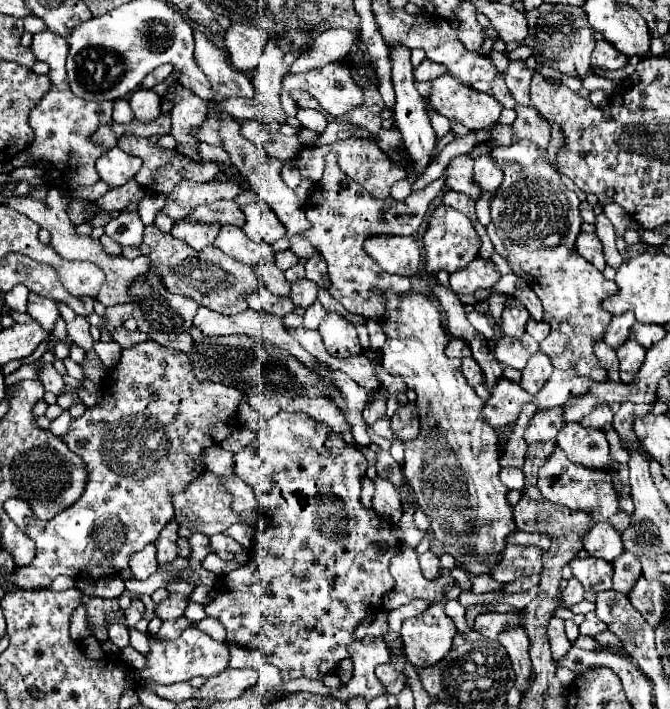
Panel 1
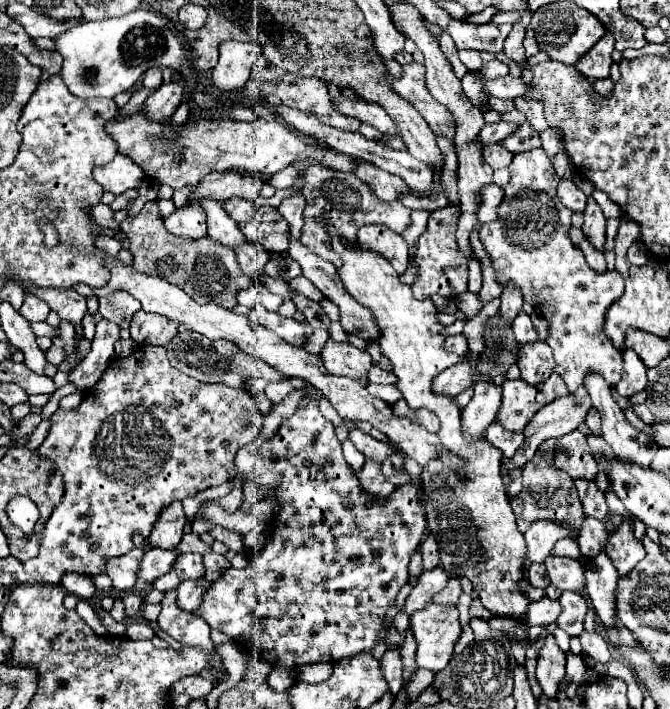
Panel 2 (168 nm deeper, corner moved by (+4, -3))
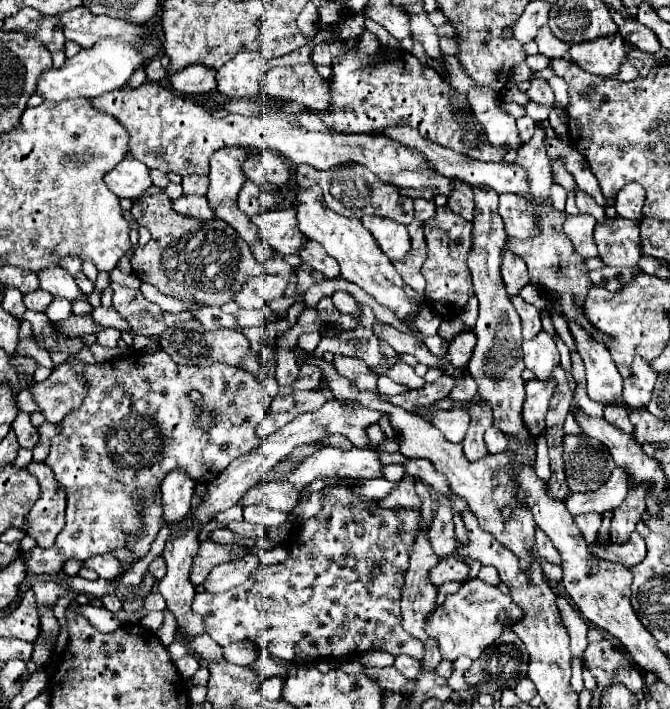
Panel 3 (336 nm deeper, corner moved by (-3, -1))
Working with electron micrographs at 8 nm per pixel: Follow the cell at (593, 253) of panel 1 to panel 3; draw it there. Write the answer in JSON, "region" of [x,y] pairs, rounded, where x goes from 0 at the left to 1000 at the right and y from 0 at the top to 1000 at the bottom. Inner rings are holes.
{"region":[[[845,303],[842,320],[839,320],[845,334],[857,343],[860,357],[866,357],[875,365],[893,360],[890,343],[887,343],[887,334],[884,334],[887,317],[890,317],[887,306],[878,306],[878,303]]]}

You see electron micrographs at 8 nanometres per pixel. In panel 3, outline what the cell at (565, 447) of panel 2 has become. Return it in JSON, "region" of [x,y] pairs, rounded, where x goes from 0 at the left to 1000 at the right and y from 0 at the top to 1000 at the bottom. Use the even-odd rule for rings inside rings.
{"region":[[[872,611],[842,614],[842,667],[854,695],[881,695],[896,690],[919,661],[913,642],[901,628]]]}

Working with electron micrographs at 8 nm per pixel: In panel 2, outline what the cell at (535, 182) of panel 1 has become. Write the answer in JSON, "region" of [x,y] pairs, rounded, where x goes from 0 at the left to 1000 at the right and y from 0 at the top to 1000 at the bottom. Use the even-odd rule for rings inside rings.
{"region":[[[810,207],[769,216],[760,233],[763,255],[754,264],[751,286],[745,289],[742,309],[718,317],[715,334],[727,357],[736,362],[736,377],[748,402],[769,399],[781,422],[807,439],[819,456],[813,484],[825,492],[828,526],[834,526],[855,554],[870,543],[879,526],[894,526],[909,543],[927,535],[927,498],[915,489],[900,467],[903,439],[921,425],[933,399],[921,382],[888,385],[873,371],[873,362],[849,337],[852,303],[831,278],[834,250],[810,213]]]}

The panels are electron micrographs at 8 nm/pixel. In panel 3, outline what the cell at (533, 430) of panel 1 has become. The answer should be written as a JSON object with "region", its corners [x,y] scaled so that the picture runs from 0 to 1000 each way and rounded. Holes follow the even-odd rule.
{"region":[[[731,602],[722,611],[722,625],[725,625],[728,639],[734,639],[734,642],[758,633],[758,616],[752,616],[752,611],[746,611],[746,605],[740,605],[740,602]]]}

